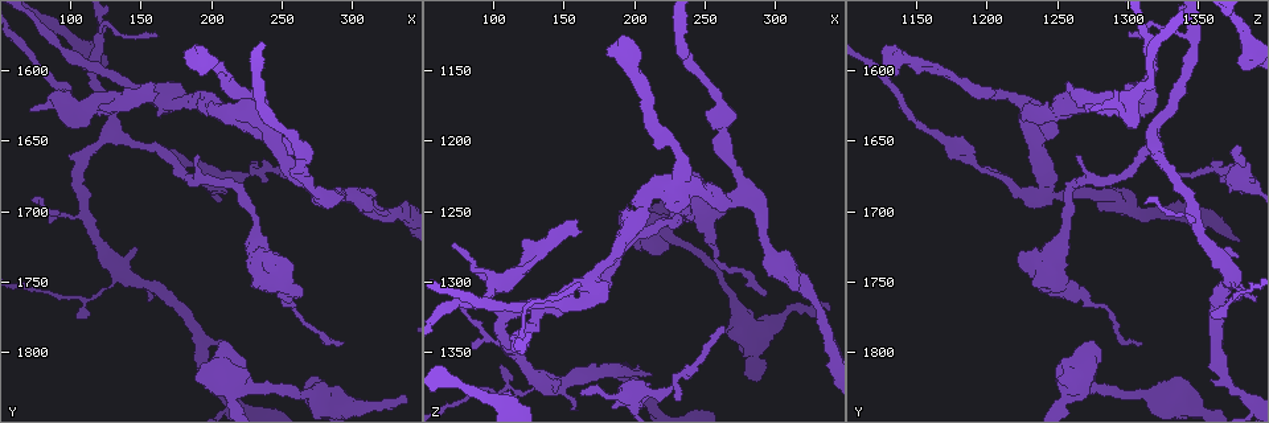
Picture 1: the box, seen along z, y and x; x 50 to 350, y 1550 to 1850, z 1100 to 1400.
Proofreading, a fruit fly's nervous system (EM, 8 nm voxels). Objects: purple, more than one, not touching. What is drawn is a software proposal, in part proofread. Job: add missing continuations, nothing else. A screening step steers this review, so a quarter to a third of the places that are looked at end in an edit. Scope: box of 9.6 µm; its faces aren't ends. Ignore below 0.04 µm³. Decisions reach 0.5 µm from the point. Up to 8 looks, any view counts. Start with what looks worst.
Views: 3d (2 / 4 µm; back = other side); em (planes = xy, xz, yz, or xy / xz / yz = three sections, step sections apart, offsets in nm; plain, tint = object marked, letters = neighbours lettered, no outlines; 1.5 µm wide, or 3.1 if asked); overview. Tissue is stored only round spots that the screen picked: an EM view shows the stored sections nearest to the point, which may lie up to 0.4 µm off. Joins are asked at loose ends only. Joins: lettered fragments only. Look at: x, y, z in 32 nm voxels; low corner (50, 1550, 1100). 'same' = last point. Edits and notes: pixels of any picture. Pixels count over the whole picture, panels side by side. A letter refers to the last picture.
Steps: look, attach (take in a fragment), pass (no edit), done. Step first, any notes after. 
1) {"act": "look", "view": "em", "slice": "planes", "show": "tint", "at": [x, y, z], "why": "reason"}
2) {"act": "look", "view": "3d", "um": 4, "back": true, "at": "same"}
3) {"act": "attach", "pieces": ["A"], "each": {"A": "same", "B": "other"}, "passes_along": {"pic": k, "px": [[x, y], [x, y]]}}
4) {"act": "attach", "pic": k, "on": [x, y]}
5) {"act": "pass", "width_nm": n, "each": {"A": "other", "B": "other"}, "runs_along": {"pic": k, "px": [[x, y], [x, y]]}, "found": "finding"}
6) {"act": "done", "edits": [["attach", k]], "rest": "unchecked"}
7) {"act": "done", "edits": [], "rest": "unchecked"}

{"act": "look", "view": "em", "slice": "planes", "show": "letters", "at": [162, 1656, 1380], "why": "thin end"}

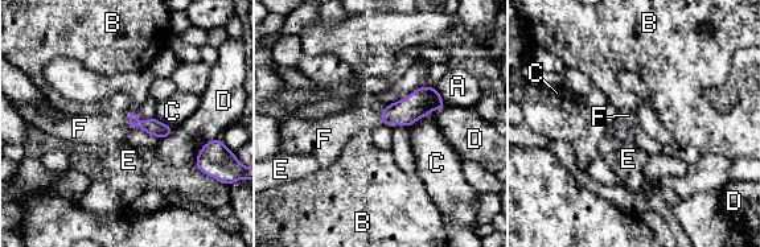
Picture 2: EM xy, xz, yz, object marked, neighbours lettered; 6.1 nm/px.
{"act": "attach", "pieces": ["F"], "each": {"A": "other", "B": "other", "C": "other", "D": "other", "E": "other", "F": "same"}, "found": "the neuron continues"}

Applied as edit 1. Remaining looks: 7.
{"act": "look", "view": "3d", "um": 4, "at": [104, 1774, 1358], "why": "branch stops here"}

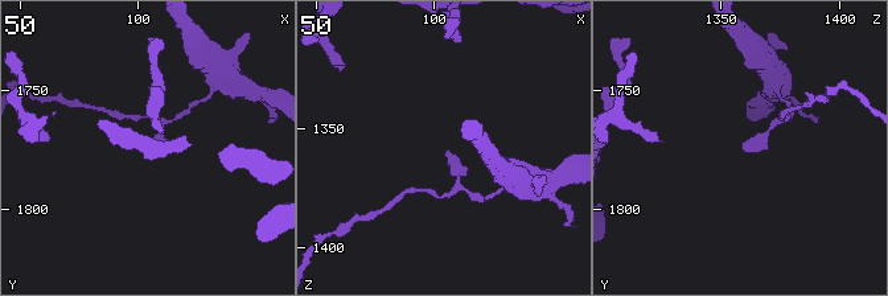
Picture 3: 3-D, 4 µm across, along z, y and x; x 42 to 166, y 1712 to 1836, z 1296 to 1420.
{"act": "look", "view": "em", "slice": "xz", "step": 8, "show": "letters", "at": [105, 1774, 1359]}

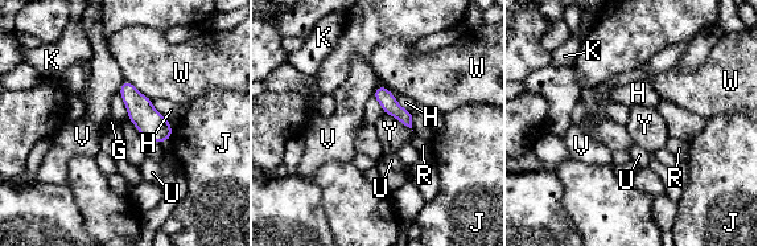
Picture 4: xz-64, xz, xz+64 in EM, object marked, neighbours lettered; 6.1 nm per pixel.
{"act": "look", "view": "em", "slice": "planes", "show": "letters", "at": "same", "why": "another direction"}

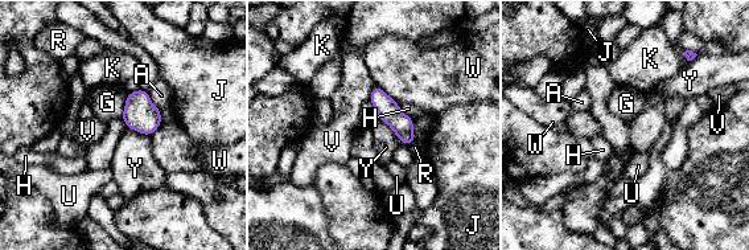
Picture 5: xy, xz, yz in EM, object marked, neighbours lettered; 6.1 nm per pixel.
{"act": "pass", "each": {"A": "other", "G": "other", "H": "other", "J": "other", "K": "other", "R": "other", "U": "other", "V": "other", "W": "other", "Y": "other"}, "runs_along": {"pic": 5, "px": [[377, 90], [378, 98], [411, 138]]}, "found": "no lettered fragment goes on from it"}

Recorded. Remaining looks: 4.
{"act": "done", "edits": [["attach", 2]], "rest": "unchecked"}

